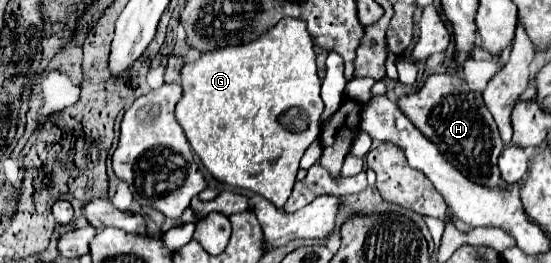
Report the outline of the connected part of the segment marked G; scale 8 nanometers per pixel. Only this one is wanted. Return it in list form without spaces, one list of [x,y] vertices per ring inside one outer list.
[[[285,18],[249,44],[215,48],[193,62],[185,62],[181,68],[181,88],[183,94],[175,106],[175,118],[203,166],[217,180],[261,194],[273,206],[283,208],[291,196],[299,160],[321,132],[321,80],[317,76],[315,50],[307,24],[297,18]]]

